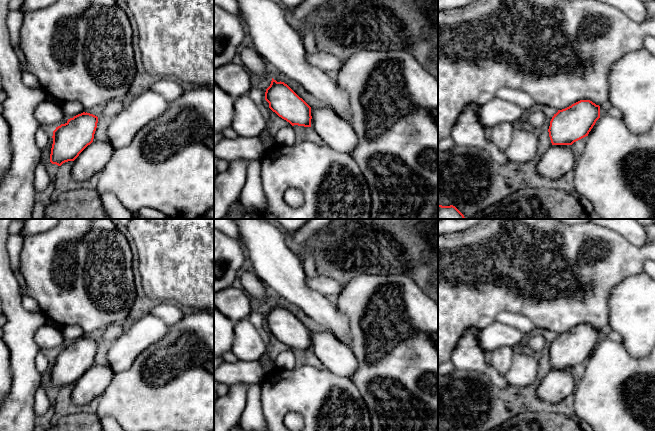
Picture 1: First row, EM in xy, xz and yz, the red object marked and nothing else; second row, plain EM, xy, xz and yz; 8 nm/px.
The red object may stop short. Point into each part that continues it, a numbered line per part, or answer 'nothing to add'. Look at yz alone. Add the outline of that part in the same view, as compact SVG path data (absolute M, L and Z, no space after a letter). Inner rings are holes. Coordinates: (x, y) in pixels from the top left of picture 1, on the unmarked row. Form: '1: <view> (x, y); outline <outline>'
1: yz (558, 384); outline M551 369L536 389L536 396L544 403L557 404L573 394L576 384L572 369Z

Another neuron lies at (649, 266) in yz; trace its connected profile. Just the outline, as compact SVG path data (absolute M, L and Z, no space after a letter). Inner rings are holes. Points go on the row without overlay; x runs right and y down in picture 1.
M647 260L643 265L643 272L647 273L655 280L655 261Z

